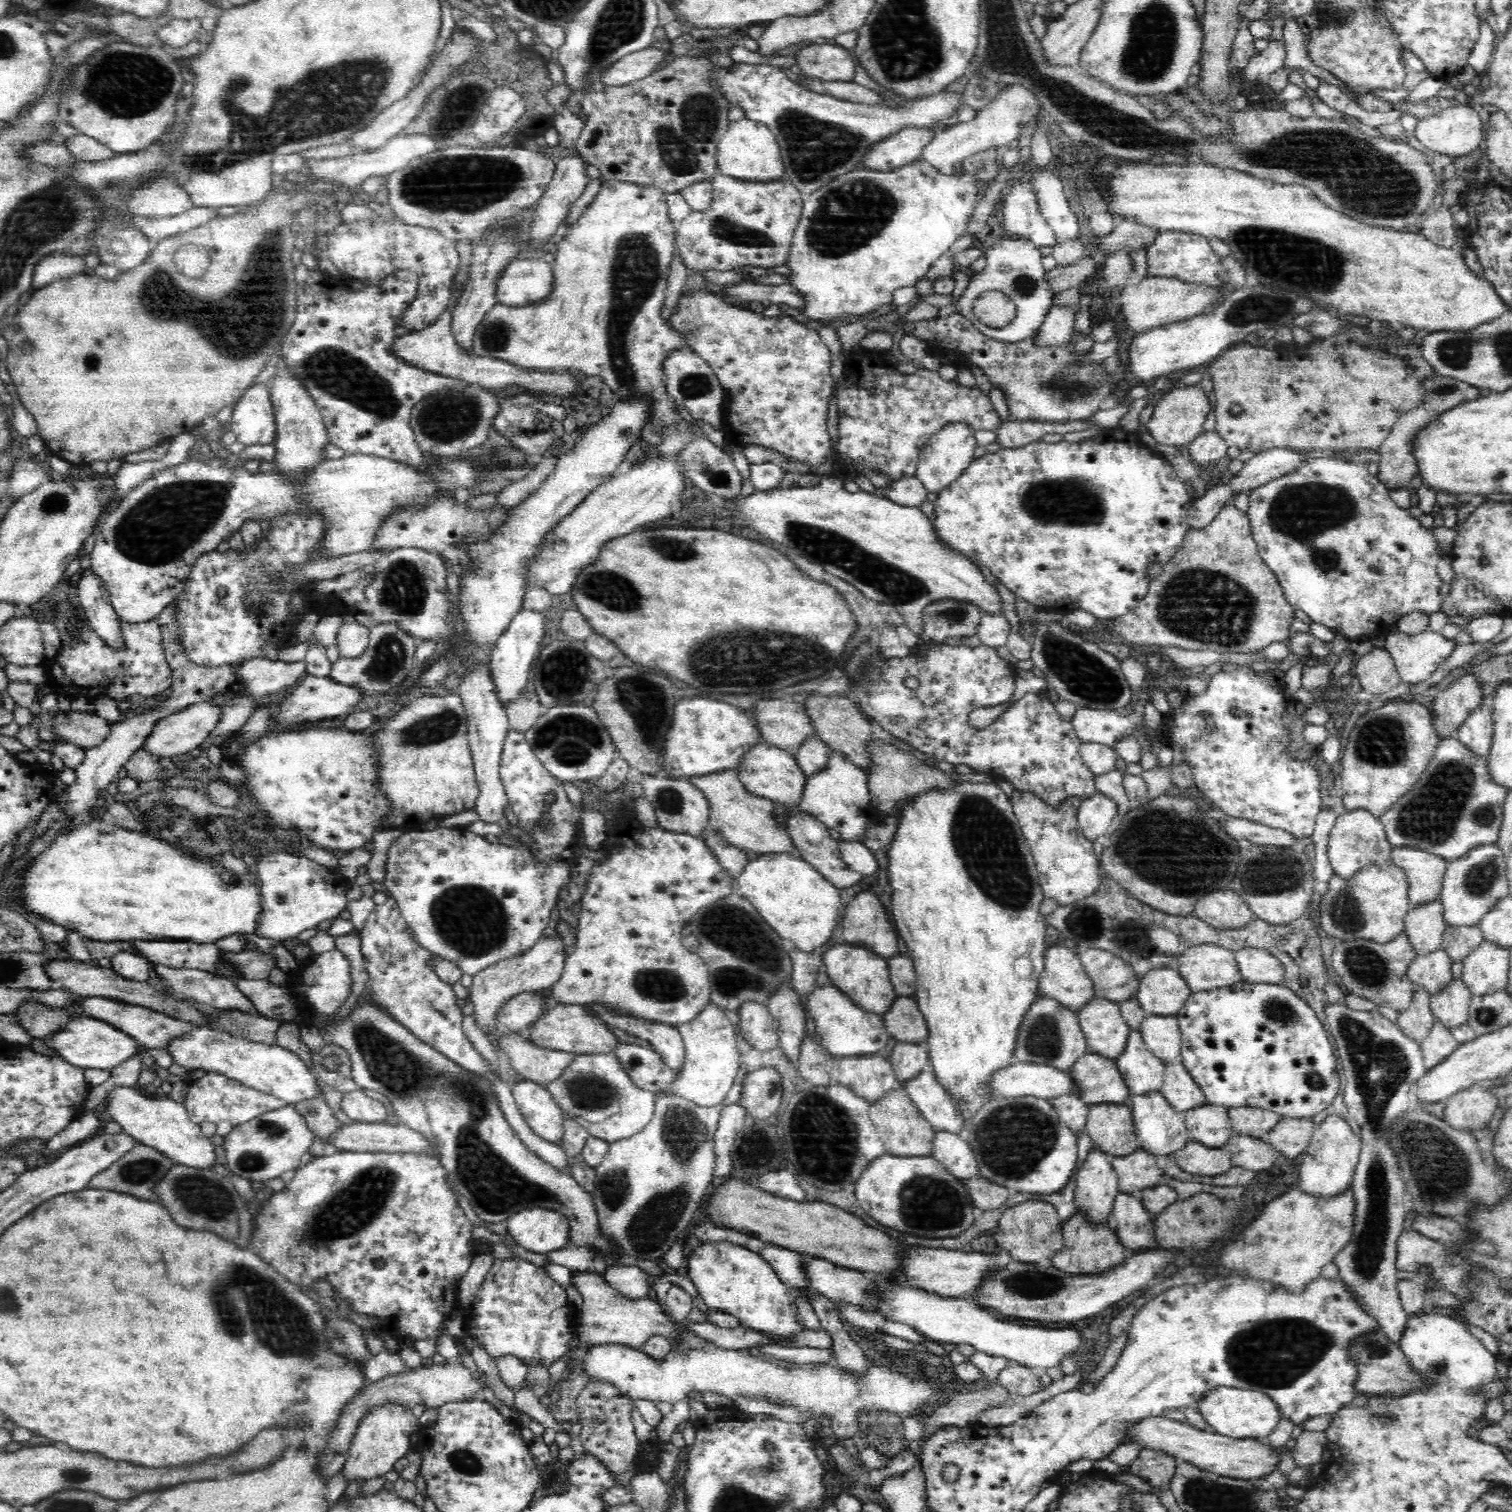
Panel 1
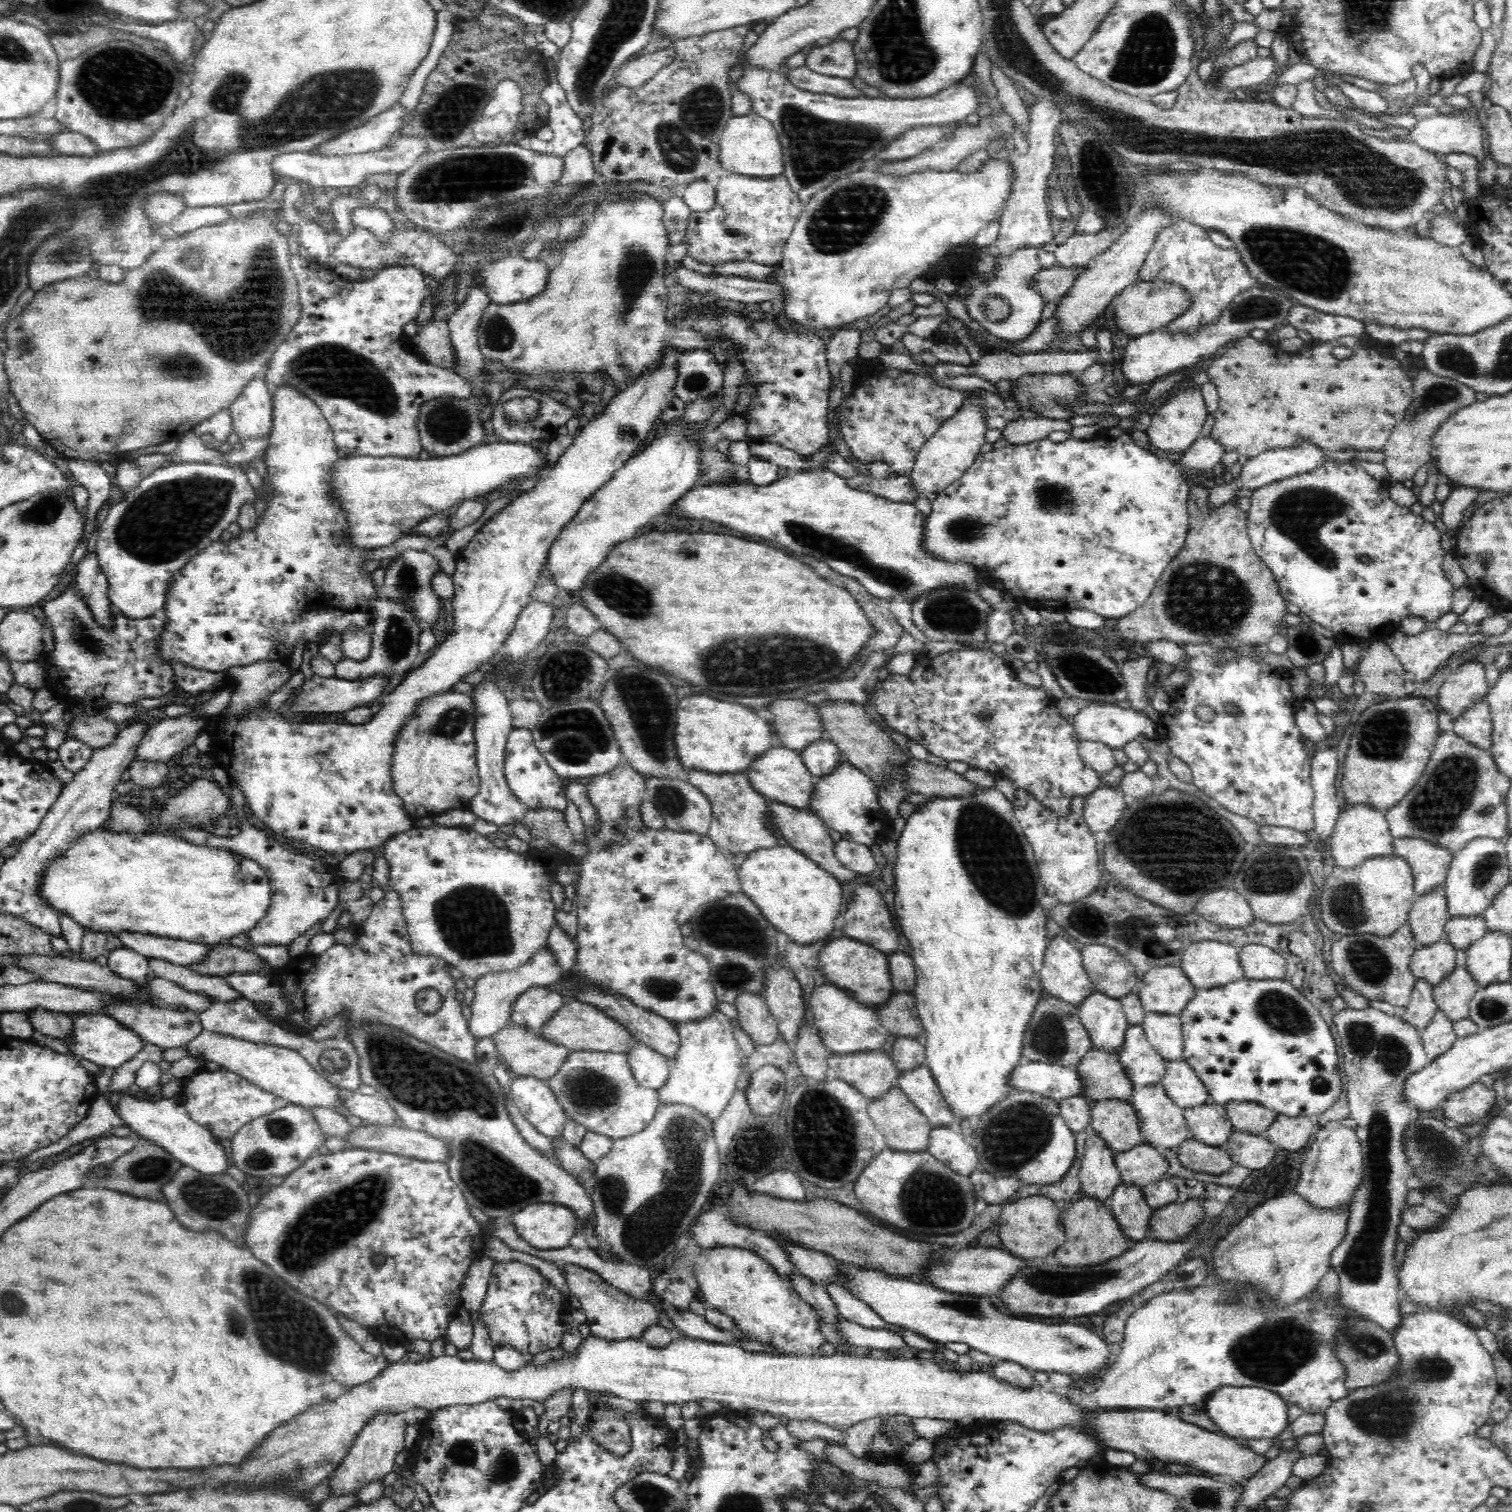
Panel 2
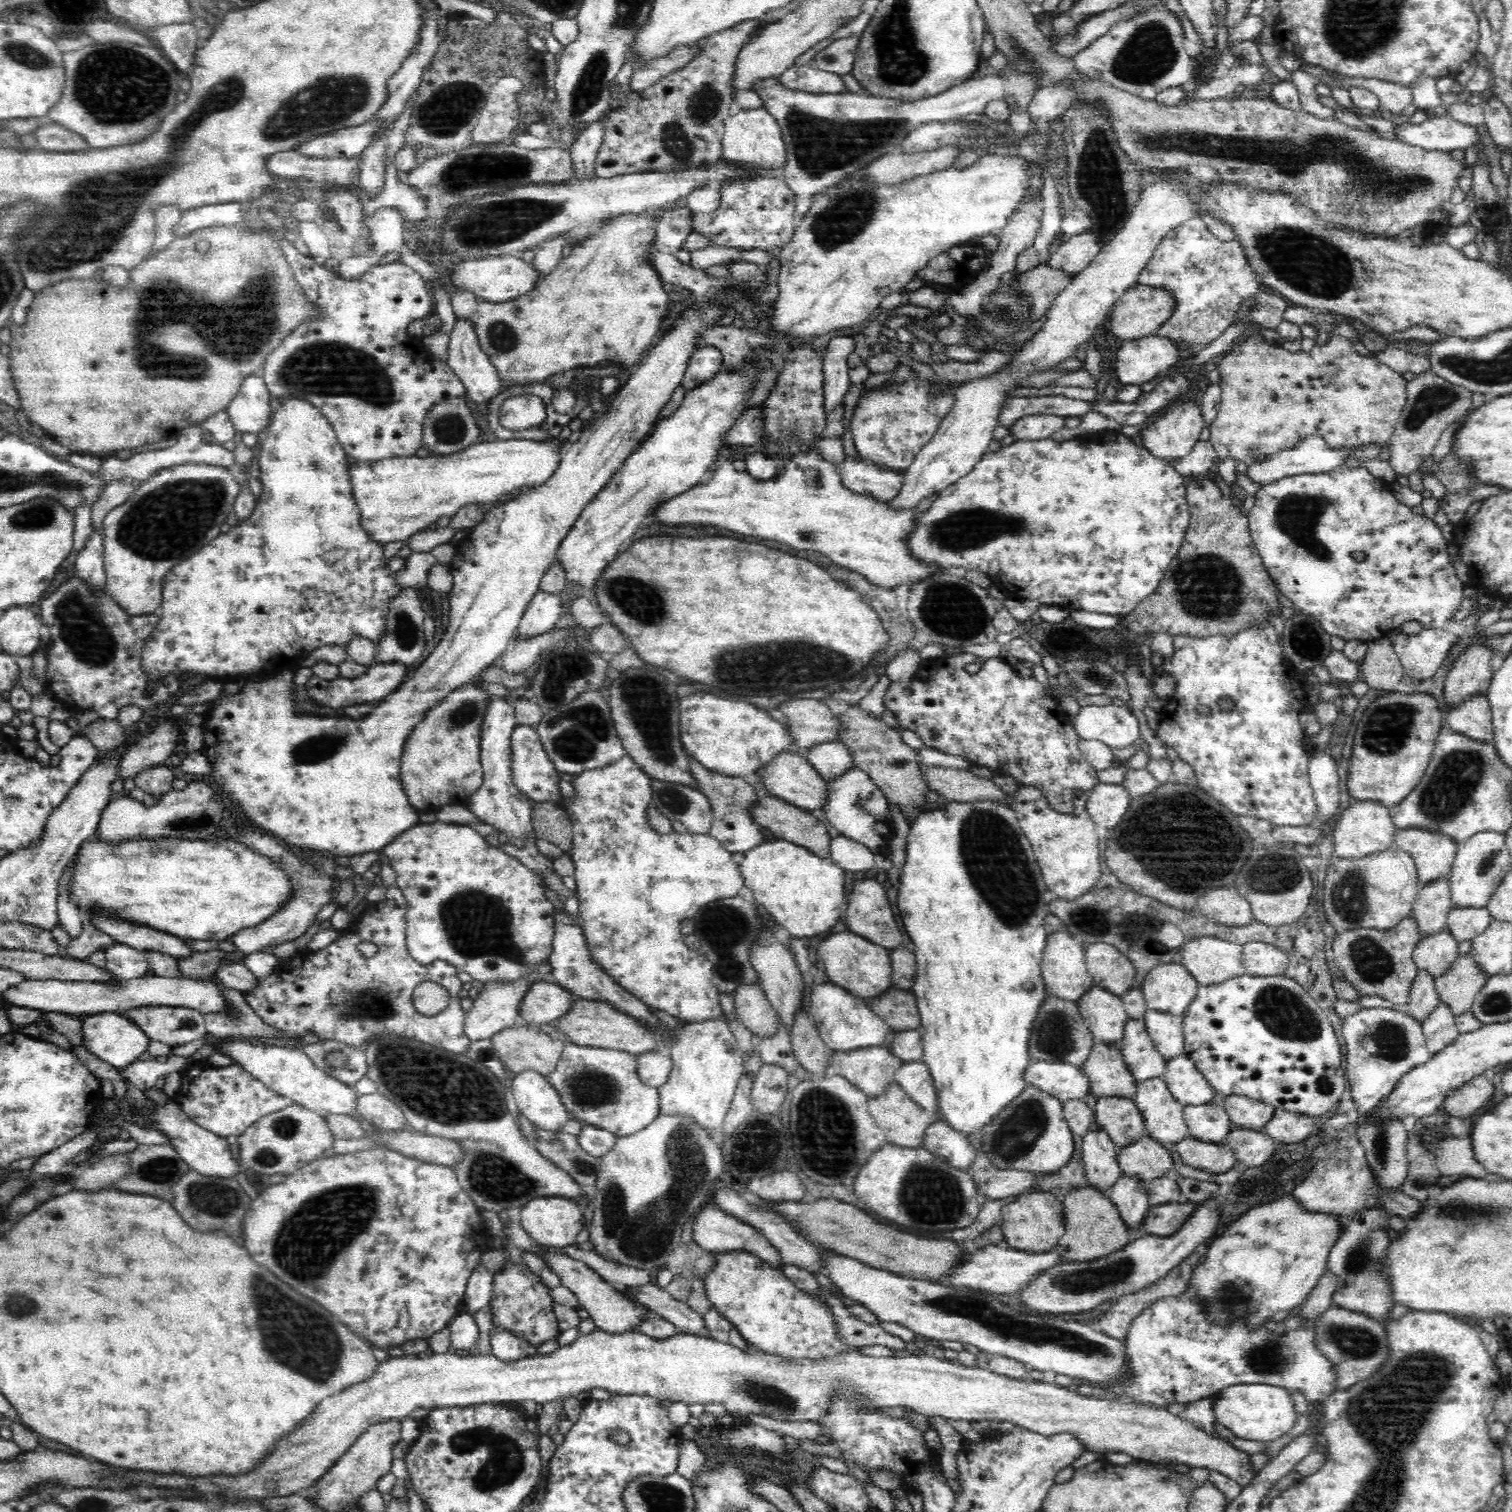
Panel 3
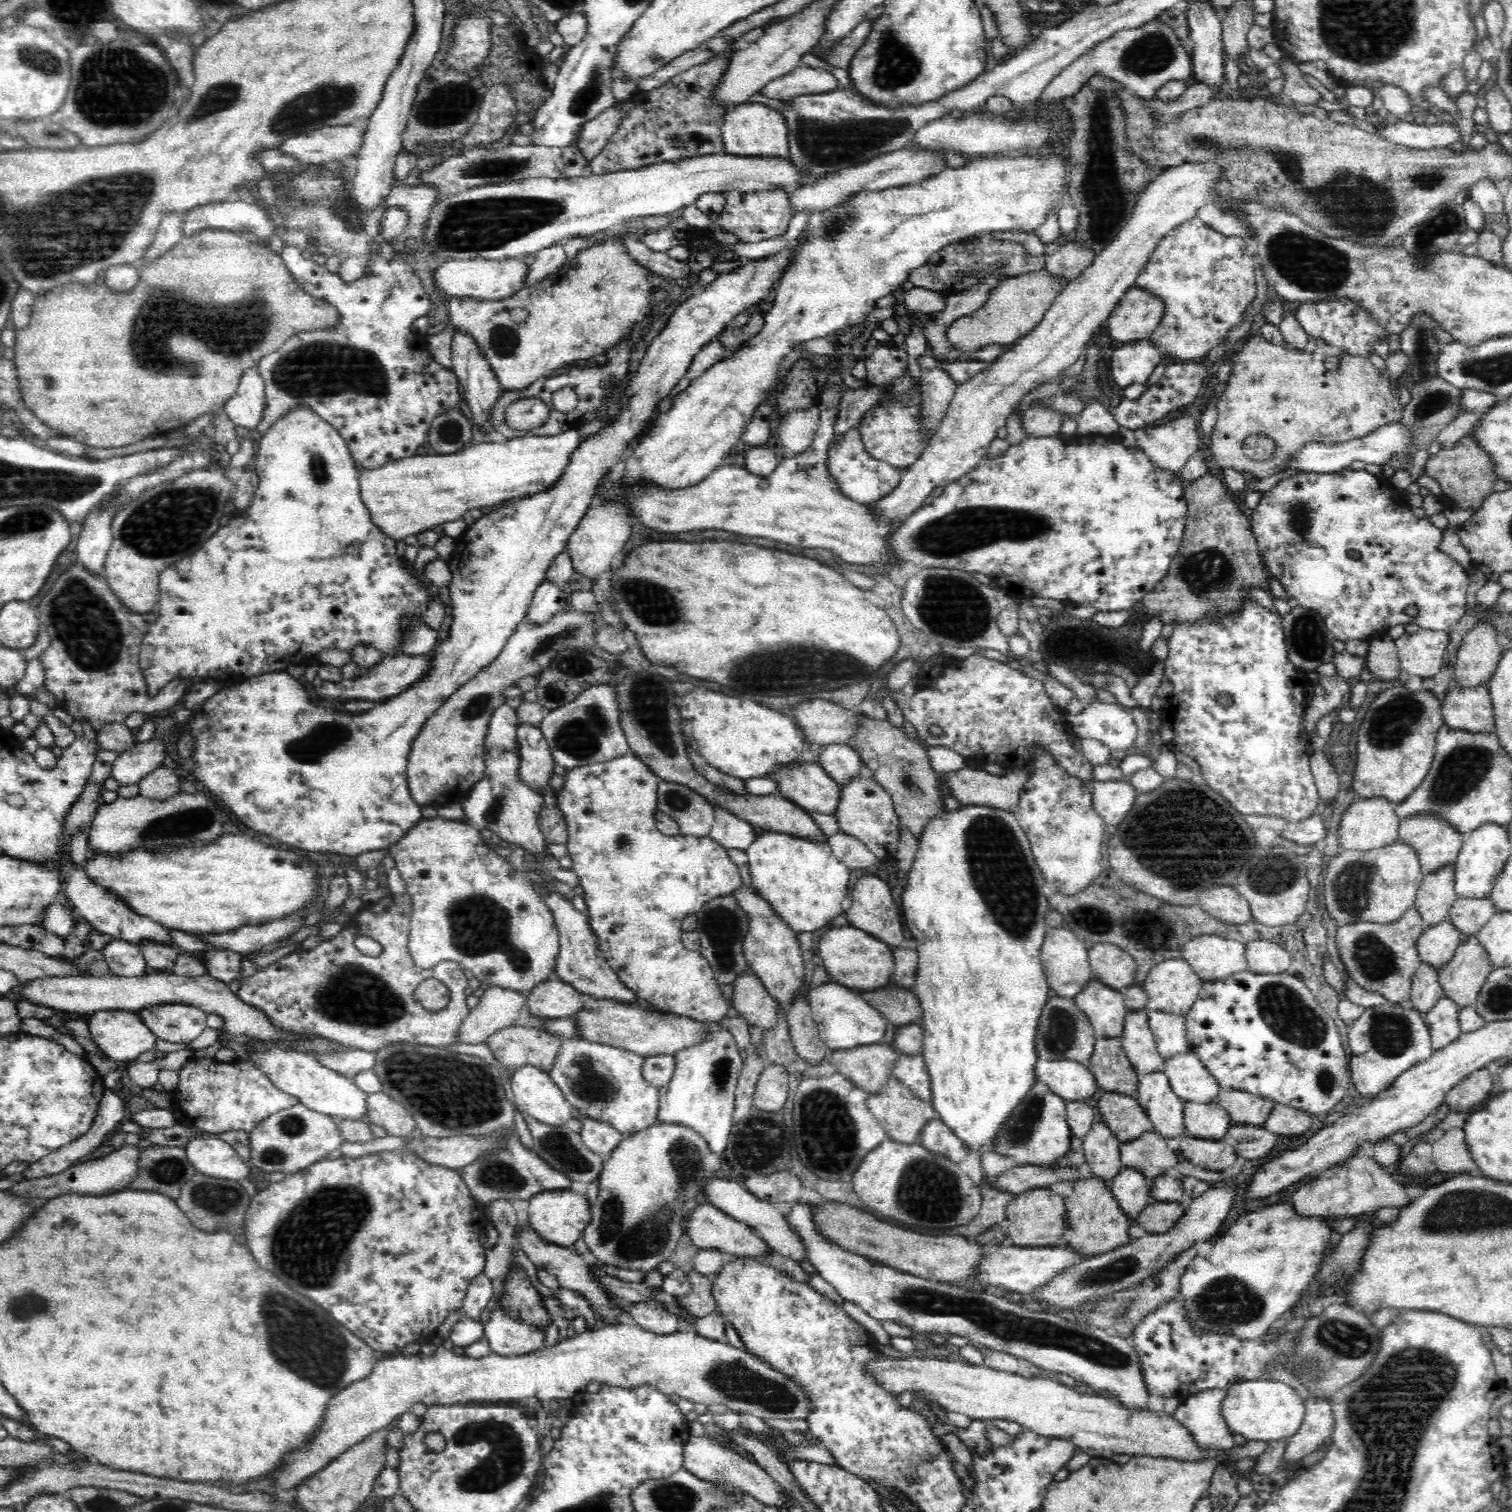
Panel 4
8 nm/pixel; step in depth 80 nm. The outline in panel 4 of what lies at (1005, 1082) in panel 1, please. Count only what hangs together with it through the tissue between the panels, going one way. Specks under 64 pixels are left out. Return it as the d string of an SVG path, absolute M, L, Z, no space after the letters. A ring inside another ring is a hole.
M1040 1057L1035 1066L1038 1082L1044 1082L1068 1101L1090 1101L1099 1094L1095 1077L1086 1064L1074 1060L1048 1060Z

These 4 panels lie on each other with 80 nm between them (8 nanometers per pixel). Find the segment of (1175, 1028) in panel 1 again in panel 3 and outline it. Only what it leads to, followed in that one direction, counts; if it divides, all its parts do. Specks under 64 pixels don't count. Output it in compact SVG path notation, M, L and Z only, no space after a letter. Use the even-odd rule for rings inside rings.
M1147 1009L1143 1019L1151 1042L1163 1057L1186 1055L1183 1015Z

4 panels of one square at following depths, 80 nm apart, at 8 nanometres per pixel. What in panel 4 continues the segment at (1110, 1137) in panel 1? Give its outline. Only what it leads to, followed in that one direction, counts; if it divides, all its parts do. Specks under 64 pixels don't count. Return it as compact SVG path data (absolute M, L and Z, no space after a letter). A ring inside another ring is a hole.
M1100 1092L1093 1102L1099 1119L1110 1127L1121 1144L1154 1131L1136 1096Z

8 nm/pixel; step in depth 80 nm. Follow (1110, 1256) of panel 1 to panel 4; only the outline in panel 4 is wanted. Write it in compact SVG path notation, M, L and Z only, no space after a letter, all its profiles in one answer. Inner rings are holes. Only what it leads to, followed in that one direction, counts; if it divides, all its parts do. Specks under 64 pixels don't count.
M1082 1177L1072 1182L1073 1191L1065 1198L1068 1228L1060 1240L1066 1247L1072 1247L1082 1256L1107 1253L1130 1242L1128 1230L1132 1220L1119 1208L1119 1202L1114 1199L1109 1183L1102 1179Z

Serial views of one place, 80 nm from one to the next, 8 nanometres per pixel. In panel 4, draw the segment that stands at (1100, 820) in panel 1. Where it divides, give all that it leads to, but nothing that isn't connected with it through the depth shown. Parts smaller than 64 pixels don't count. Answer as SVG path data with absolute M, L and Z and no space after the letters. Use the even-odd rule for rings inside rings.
M1128 780L1095 781L1092 784L1092 807L1109 829L1116 829L1132 810L1138 791Z

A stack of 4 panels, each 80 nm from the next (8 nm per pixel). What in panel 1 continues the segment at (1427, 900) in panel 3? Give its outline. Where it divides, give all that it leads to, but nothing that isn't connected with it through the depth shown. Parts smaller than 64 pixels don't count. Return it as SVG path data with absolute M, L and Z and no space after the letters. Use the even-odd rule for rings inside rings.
M1442 901L1411 907L1405 916L1405 933L1415 954L1426 955L1440 948L1446 921L1442 916Z

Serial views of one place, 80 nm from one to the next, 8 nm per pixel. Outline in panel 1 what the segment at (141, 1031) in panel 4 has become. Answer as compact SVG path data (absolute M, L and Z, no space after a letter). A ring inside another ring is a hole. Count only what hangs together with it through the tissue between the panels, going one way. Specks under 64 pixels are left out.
M72 1016L68 1024L63 1025L62 1029L52 1035L54 1038L50 1038L50 1044L52 1048L58 1050L63 1062L68 1062L71 1067L83 1070L98 1068L110 1071L136 1055L136 1050L140 1047L140 1044L130 1038L130 1035L110 1026L110 1023L90 1018L90 1016L78 1018Z

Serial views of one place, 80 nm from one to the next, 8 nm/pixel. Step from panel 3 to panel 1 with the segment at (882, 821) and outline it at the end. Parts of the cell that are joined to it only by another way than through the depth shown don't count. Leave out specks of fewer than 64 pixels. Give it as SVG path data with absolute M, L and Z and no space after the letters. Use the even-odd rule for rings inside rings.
M830 752L826 768L807 776L806 786L802 792L799 810L812 815L828 828L840 832L844 841L860 842L864 840L866 826L872 821L873 806L870 804L870 791L867 786L867 774L856 766L844 753Z

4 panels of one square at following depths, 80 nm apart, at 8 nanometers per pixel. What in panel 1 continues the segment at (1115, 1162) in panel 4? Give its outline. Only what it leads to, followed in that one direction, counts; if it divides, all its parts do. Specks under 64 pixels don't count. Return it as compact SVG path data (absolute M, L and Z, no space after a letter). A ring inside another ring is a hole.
M1093 1149L1075 1176L1074 1203L1089 1226L1108 1224L1117 1198L1118 1175L1111 1170L1114 1156Z

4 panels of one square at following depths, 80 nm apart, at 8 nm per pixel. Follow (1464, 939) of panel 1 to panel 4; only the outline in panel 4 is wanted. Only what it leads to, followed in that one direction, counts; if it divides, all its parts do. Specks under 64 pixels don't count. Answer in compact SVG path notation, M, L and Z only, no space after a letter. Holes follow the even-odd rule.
M1490 897L1484 899L1457 898L1450 909L1449 922L1460 933L1476 935L1495 913Z

